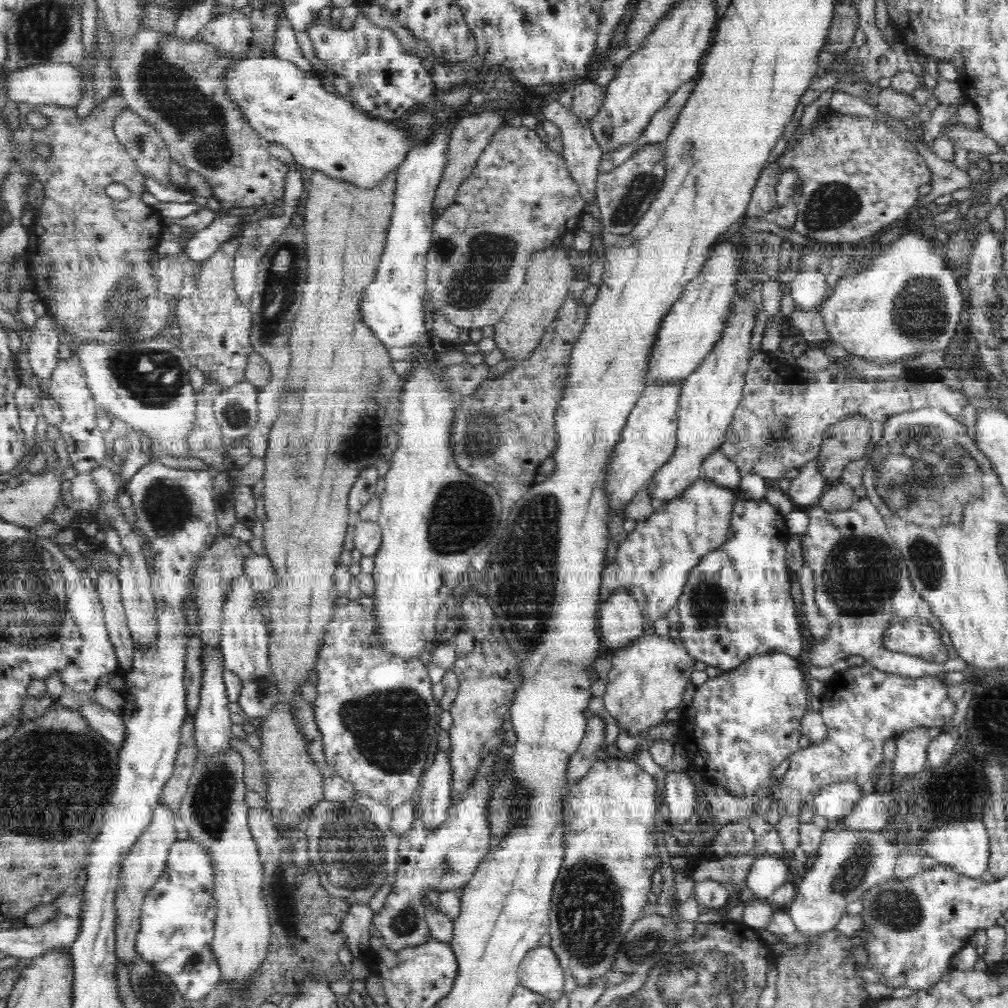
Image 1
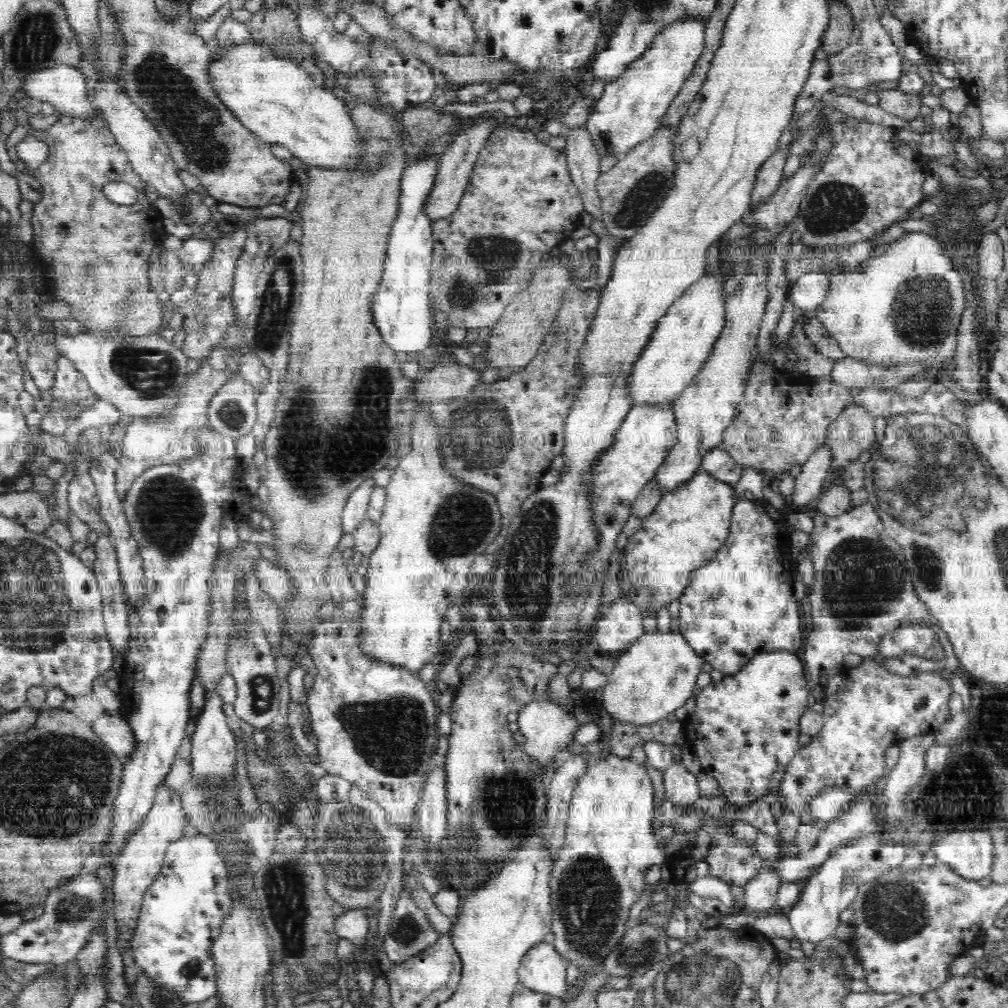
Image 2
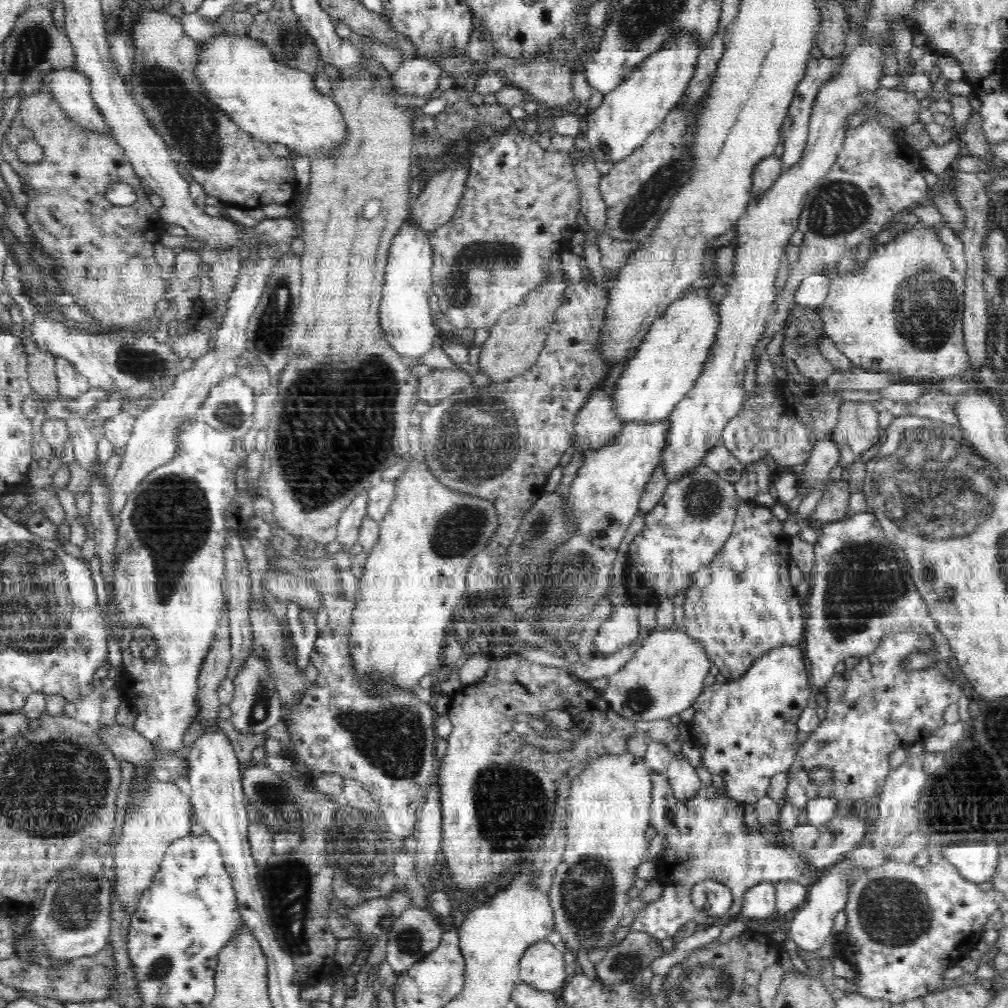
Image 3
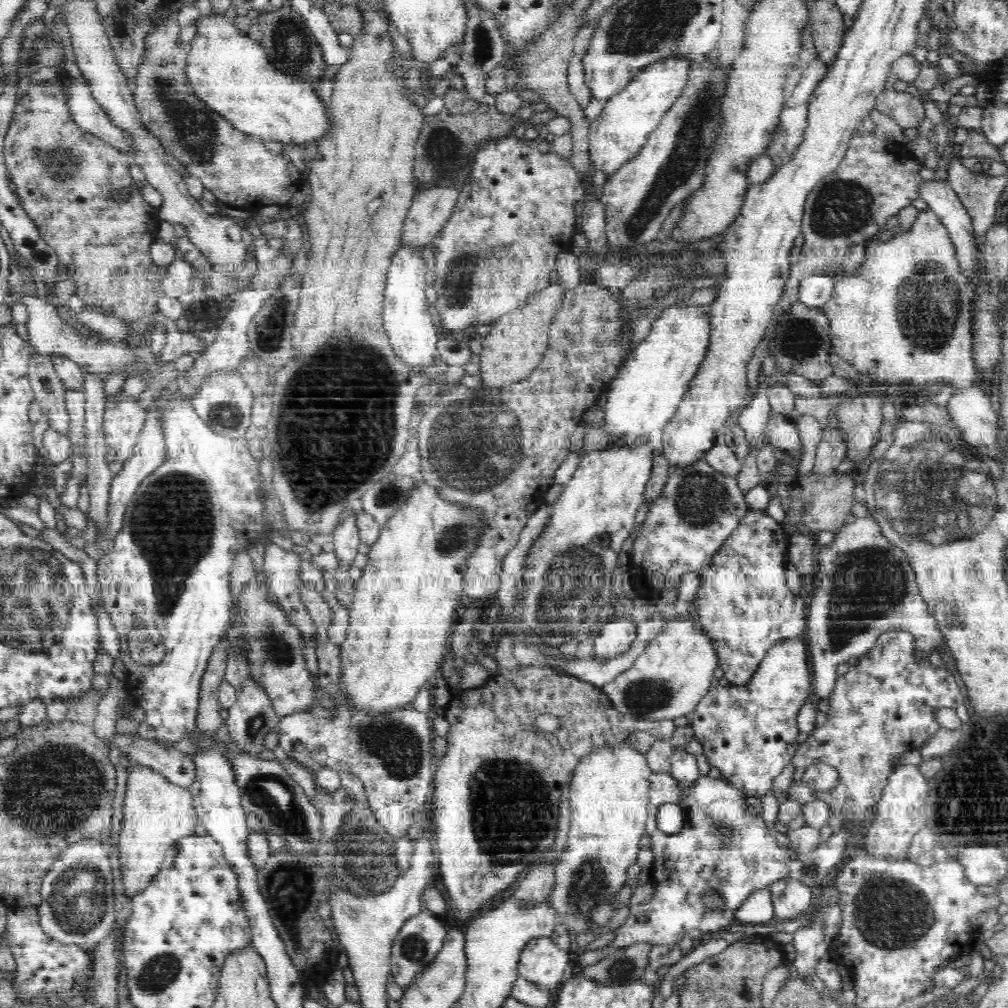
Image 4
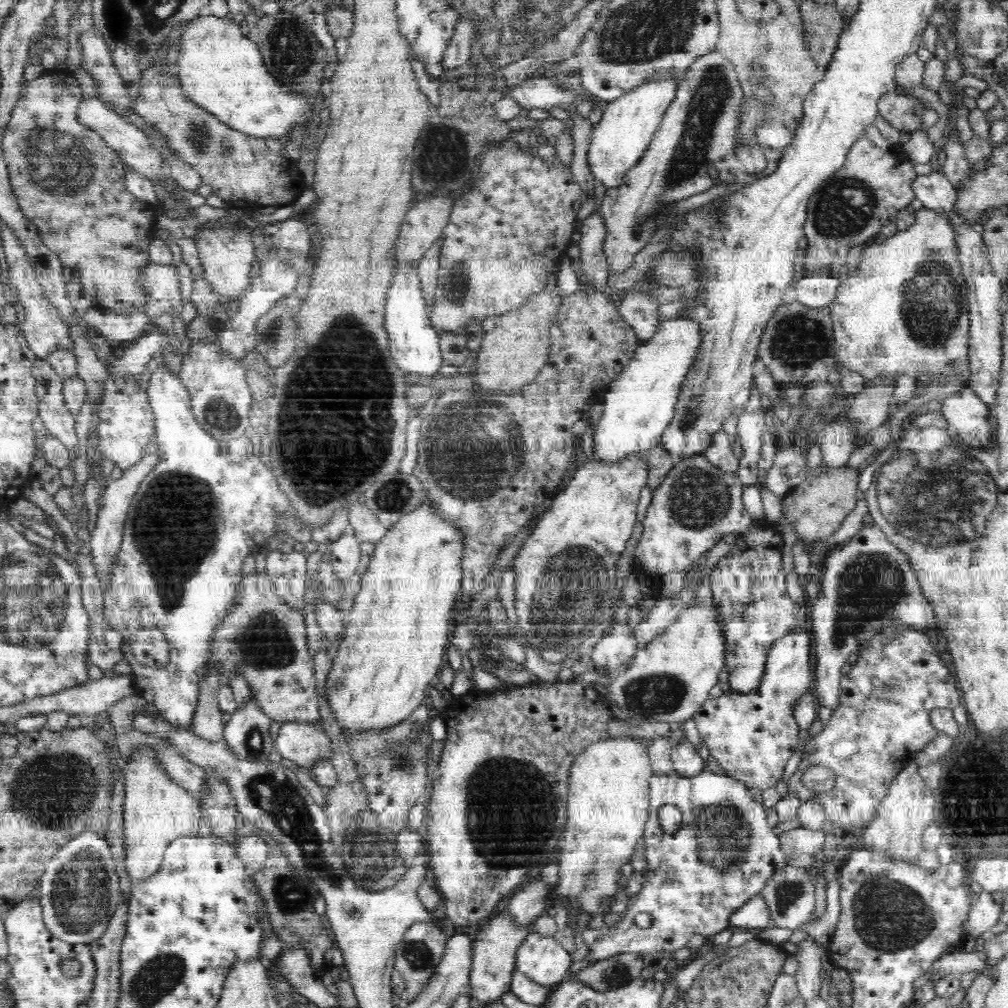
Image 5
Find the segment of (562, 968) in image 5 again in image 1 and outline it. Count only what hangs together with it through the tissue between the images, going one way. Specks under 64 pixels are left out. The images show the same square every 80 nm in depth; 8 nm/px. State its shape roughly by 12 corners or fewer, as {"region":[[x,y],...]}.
{"region":[[550,946],[527,952],[520,985],[548,999],[564,996],[564,969]]}

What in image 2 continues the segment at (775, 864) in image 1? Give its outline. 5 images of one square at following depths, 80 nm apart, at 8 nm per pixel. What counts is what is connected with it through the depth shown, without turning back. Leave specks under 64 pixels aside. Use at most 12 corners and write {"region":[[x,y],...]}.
{"region":[[760,870],[744,887],[745,913],[778,911],[781,878]]}

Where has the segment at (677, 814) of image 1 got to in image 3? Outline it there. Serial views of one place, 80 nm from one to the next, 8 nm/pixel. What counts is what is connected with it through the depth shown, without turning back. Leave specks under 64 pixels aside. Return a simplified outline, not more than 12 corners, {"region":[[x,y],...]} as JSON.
{"region":[[682,753],[664,771],[676,800],[702,788],[696,767]]}

